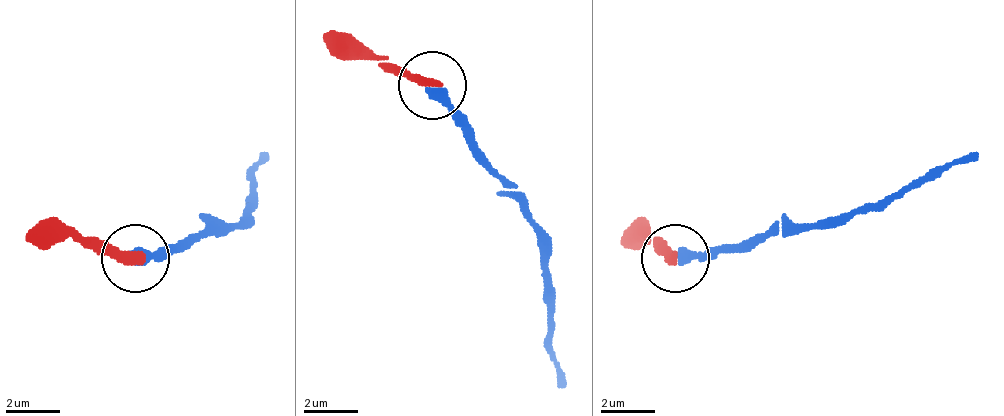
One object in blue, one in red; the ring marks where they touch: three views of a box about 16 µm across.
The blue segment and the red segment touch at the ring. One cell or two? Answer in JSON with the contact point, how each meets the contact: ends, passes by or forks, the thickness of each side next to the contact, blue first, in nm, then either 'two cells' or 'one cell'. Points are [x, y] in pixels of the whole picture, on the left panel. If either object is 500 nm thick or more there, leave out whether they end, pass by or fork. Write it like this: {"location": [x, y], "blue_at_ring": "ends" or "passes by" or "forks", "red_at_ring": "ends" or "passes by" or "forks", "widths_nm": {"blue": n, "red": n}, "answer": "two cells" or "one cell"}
{"location": [135, 258], "blue_at_ring": "ends", "red_at_ring": "ends", "widths_nm": {"blue": 440, "red": 360}, "answer": "one cell"}

